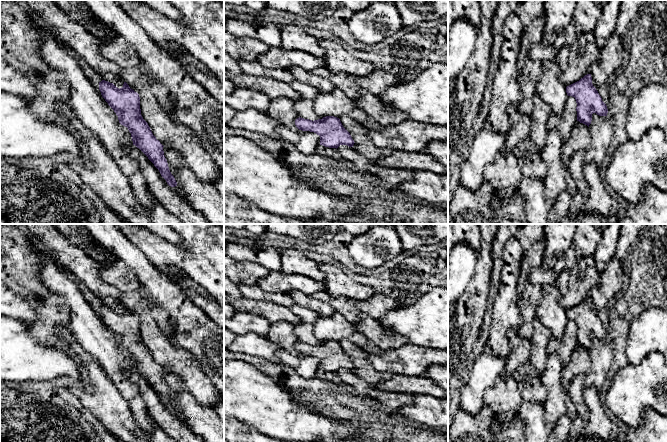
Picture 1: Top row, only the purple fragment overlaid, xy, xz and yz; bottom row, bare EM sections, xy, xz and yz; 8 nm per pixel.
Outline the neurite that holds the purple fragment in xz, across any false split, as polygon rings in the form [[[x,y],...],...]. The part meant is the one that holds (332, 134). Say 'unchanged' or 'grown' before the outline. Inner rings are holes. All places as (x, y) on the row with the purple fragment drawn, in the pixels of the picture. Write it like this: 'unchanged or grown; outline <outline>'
unchanged; outline [[[326,116],[318,120],[297,118],[295,125],[299,130],[314,132],[320,136],[320,145],[329,148],[338,148],[340,145],[353,147],[354,140],[343,127],[339,118]]]

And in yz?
unchanged; outline [[[587,74],[579,81],[567,86],[566,93],[576,100],[577,121],[580,123],[589,127],[593,113],[599,116],[607,116],[607,106],[593,86],[591,74]]]

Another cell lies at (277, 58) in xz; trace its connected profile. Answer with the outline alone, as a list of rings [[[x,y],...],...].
[[[270,47],[265,55],[257,59],[263,67],[273,69],[289,69],[297,66],[307,71],[326,66],[324,58],[317,58],[303,51],[289,51],[281,47]]]

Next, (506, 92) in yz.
[[[516,14],[505,18],[502,33],[499,67],[493,79],[487,124],[493,131],[507,135],[511,127],[510,109],[518,106],[523,99],[518,81],[523,27]]]

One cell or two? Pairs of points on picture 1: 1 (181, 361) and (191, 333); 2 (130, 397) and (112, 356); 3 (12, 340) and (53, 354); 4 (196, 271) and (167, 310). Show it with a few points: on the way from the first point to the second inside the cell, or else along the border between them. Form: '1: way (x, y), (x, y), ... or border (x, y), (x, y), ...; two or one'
1: border (168, 333), (169, 339), (184, 348), (201, 366); two
2: way (125, 387), (123, 380), (115, 372), (114, 366); one
3: way (22, 350), (26, 354), (43, 354); one
4: border (167, 271), (178, 269), (198, 284), (206, 295); two

